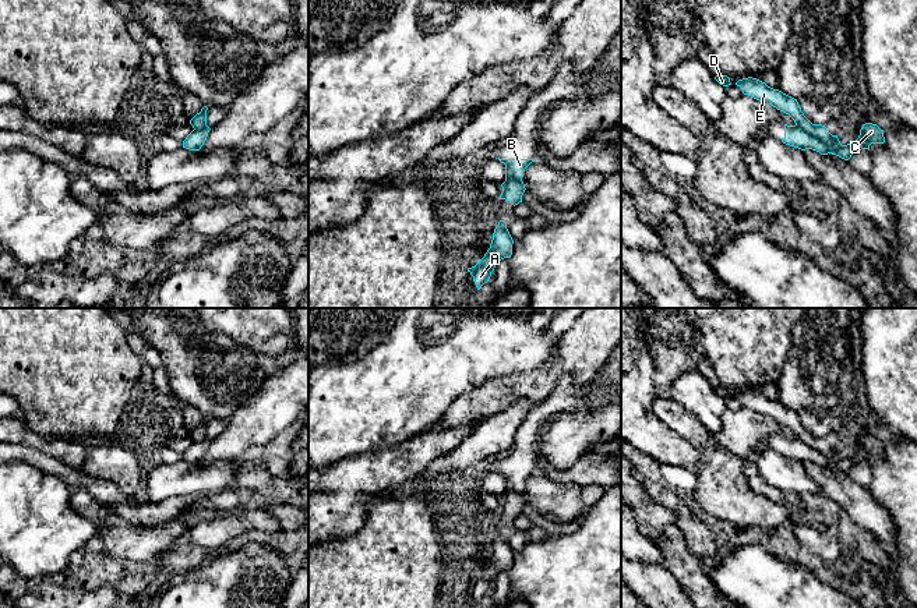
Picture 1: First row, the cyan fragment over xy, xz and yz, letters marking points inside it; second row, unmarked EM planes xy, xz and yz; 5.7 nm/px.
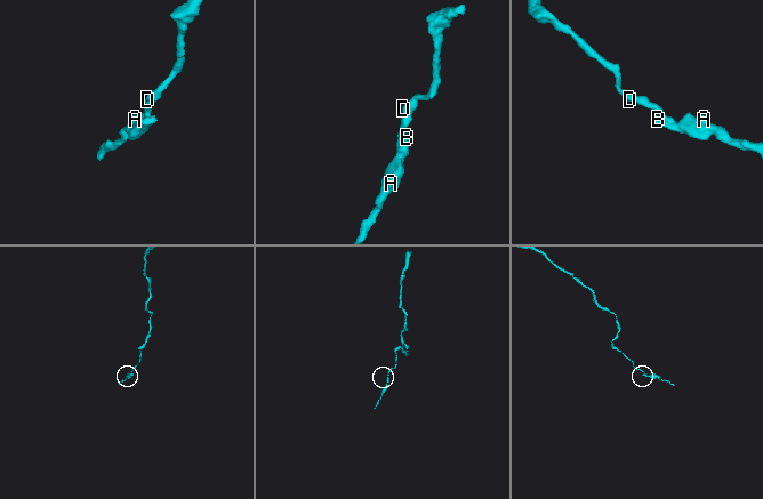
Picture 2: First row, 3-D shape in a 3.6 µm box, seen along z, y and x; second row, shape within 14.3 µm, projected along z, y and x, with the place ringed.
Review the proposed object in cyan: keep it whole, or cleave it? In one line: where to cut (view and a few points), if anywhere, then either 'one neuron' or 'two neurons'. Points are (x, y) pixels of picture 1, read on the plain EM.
cut yz (796, 437), (831, 460), (840, 458); two neurons

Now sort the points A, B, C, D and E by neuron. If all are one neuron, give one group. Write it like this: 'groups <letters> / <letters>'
groups A B C / D E

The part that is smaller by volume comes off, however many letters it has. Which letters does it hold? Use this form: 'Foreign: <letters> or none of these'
Foreign: A, B, C

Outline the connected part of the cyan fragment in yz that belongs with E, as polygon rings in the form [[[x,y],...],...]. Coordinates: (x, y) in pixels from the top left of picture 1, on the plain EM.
[[[752,389],[738,392],[736,397],[741,400],[744,407],[748,407],[765,417],[772,417],[777,423],[789,427],[794,432],[796,438],[826,456],[830,462],[837,462],[842,457],[837,448],[832,448],[822,436],[812,436],[804,428],[797,411],[779,402],[773,402]]]

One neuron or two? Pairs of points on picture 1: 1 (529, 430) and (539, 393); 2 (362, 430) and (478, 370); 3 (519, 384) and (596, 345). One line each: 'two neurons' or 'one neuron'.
1: two neurons
2: one neuron
3: one neuron

